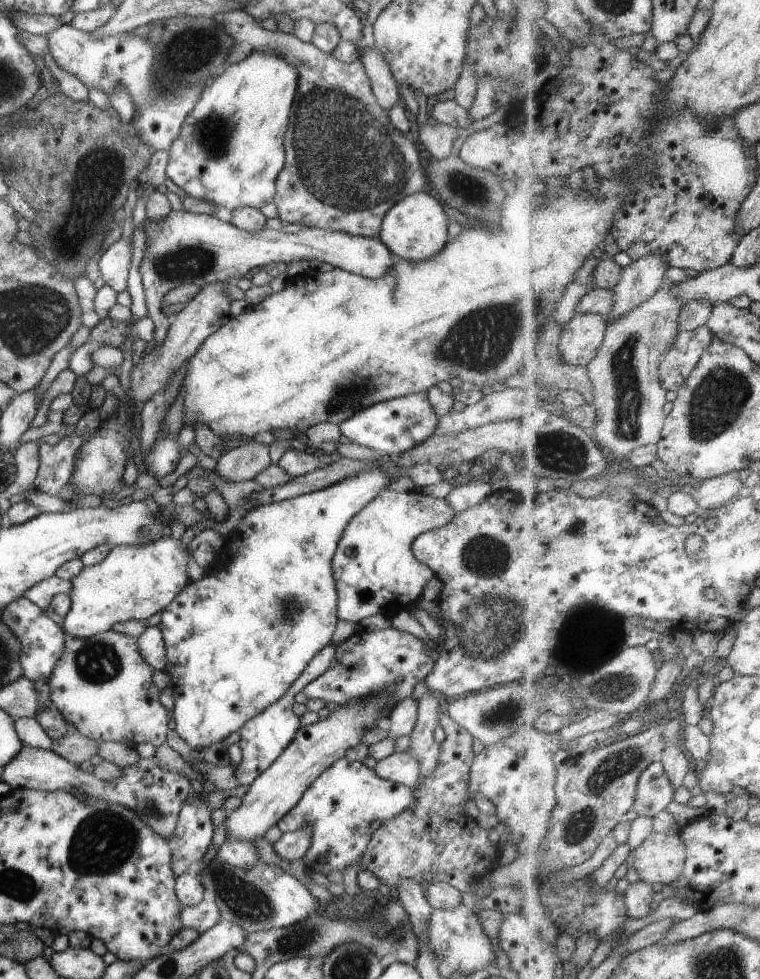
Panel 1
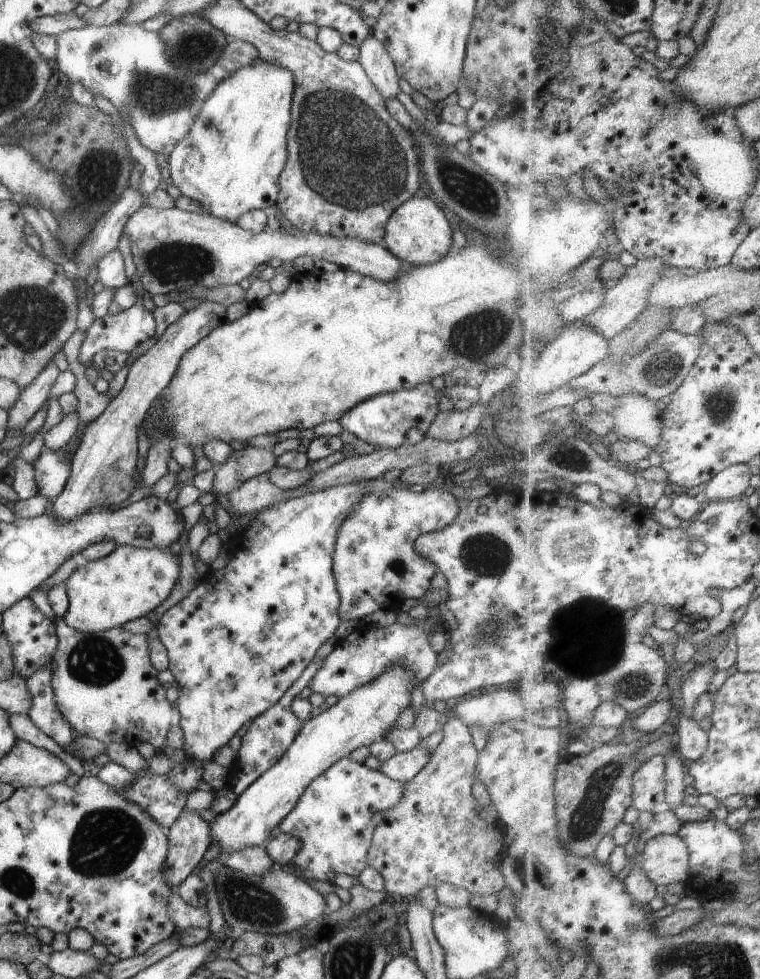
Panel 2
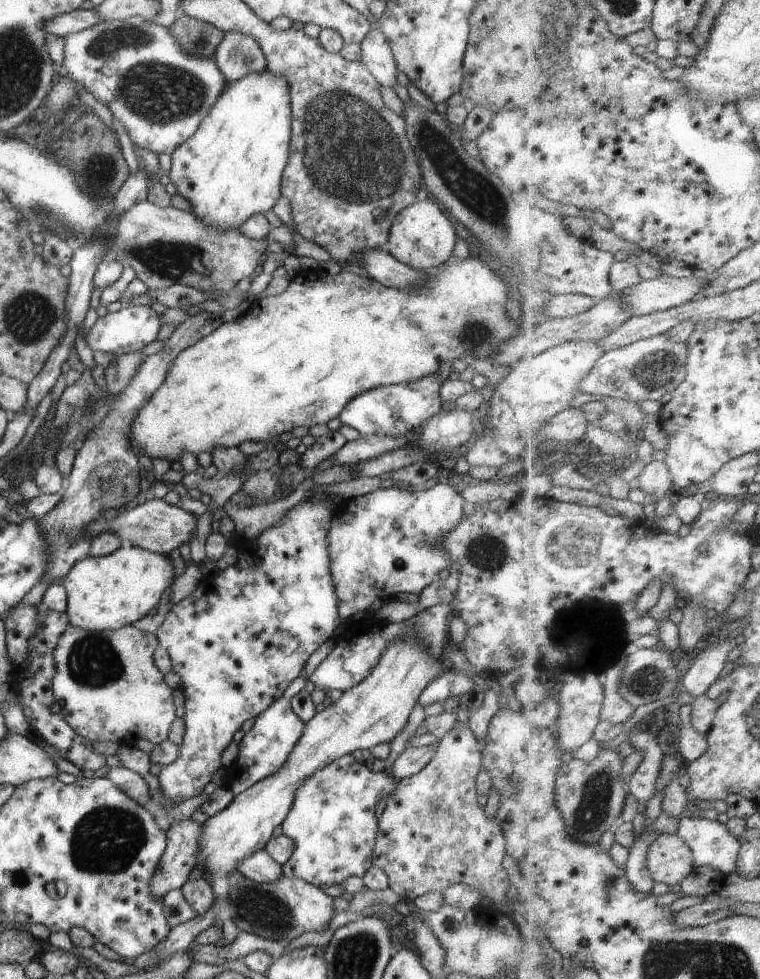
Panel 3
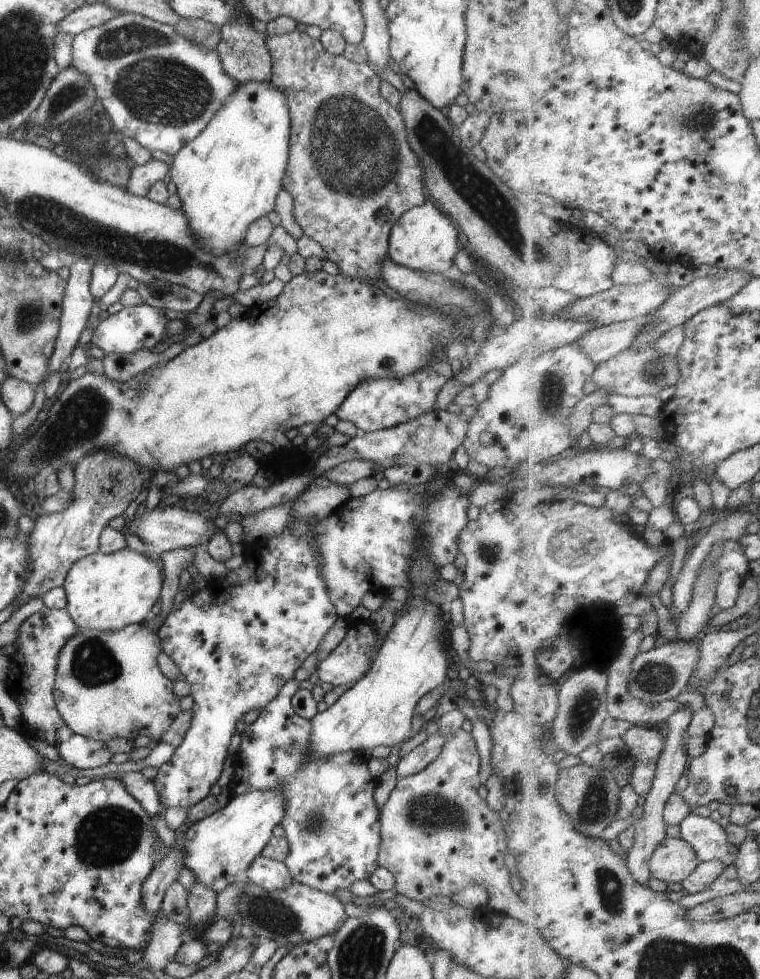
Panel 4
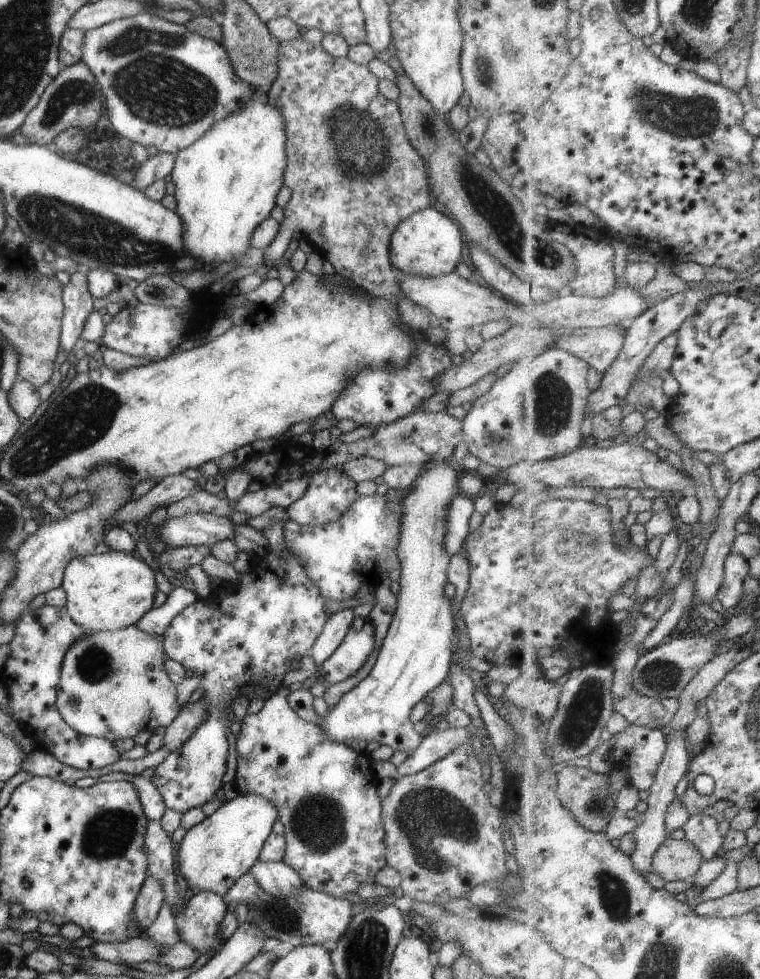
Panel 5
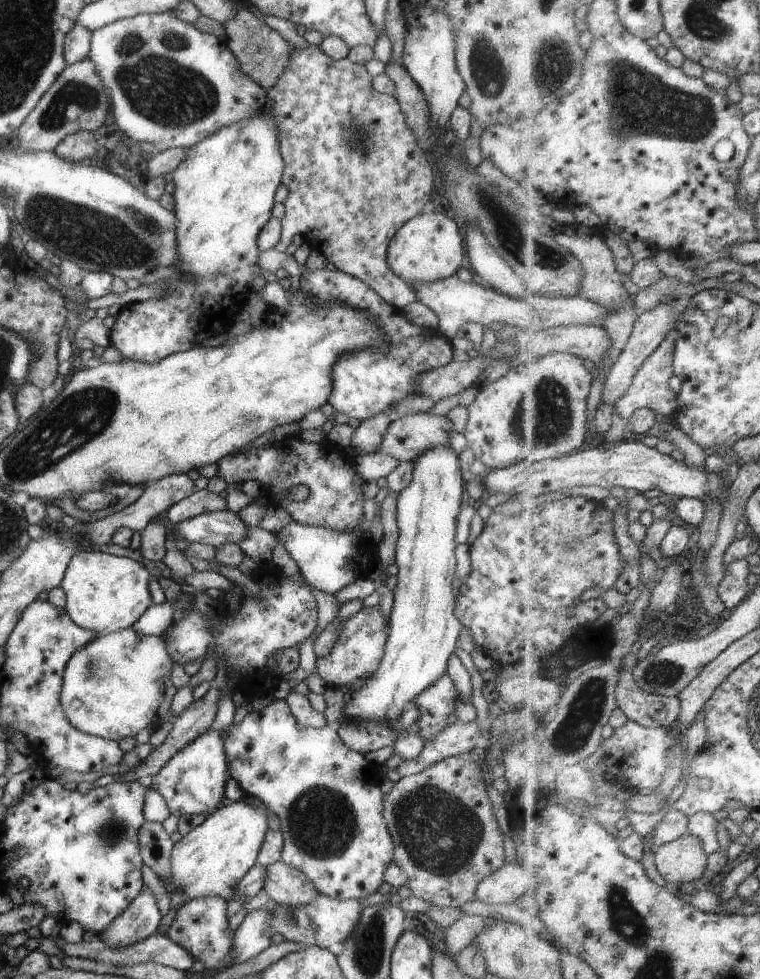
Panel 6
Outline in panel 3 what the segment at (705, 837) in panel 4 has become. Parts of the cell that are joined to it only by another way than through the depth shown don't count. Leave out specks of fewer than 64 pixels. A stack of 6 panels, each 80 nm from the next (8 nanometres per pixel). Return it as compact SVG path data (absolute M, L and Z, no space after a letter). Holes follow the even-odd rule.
M683 817L680 820L678 835L691 847L697 866L713 866L713 868L718 868L723 876L731 872L738 872L737 859L742 847L741 841L733 838L733 834L724 824L703 817Z

